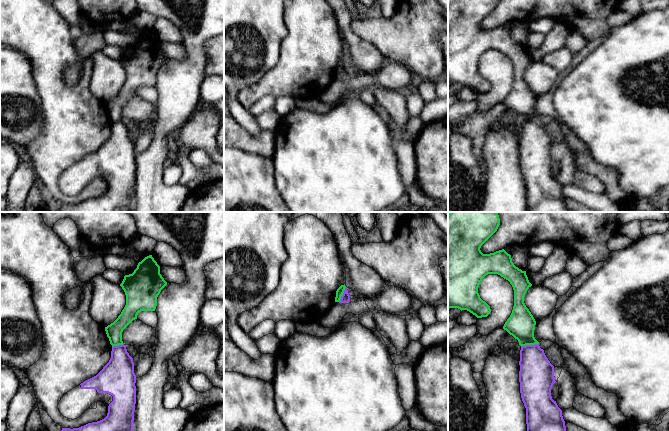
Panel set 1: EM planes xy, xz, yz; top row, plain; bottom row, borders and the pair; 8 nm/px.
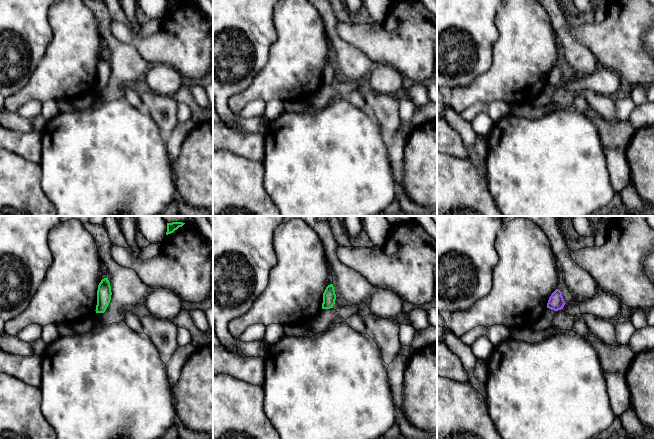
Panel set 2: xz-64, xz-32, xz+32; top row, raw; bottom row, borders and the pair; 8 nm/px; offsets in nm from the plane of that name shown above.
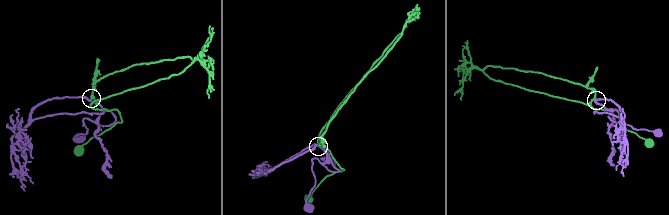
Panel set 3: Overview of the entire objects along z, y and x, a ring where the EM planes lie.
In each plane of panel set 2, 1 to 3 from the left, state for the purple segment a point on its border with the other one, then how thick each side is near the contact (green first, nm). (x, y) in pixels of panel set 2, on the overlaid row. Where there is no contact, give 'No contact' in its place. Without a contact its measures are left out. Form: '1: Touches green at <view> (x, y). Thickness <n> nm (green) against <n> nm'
1: No contact
2: No contact
3: No contact

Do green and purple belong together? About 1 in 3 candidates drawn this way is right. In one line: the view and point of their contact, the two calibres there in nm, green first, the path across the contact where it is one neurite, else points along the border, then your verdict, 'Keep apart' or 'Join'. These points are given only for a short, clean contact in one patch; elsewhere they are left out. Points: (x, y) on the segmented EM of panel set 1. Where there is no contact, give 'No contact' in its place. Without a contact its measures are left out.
Touches green at yz (529, 344). Thickness 220 nm (green) against 280 nm. Boundary: yz (538, 343), (521, 346). Keep apart

